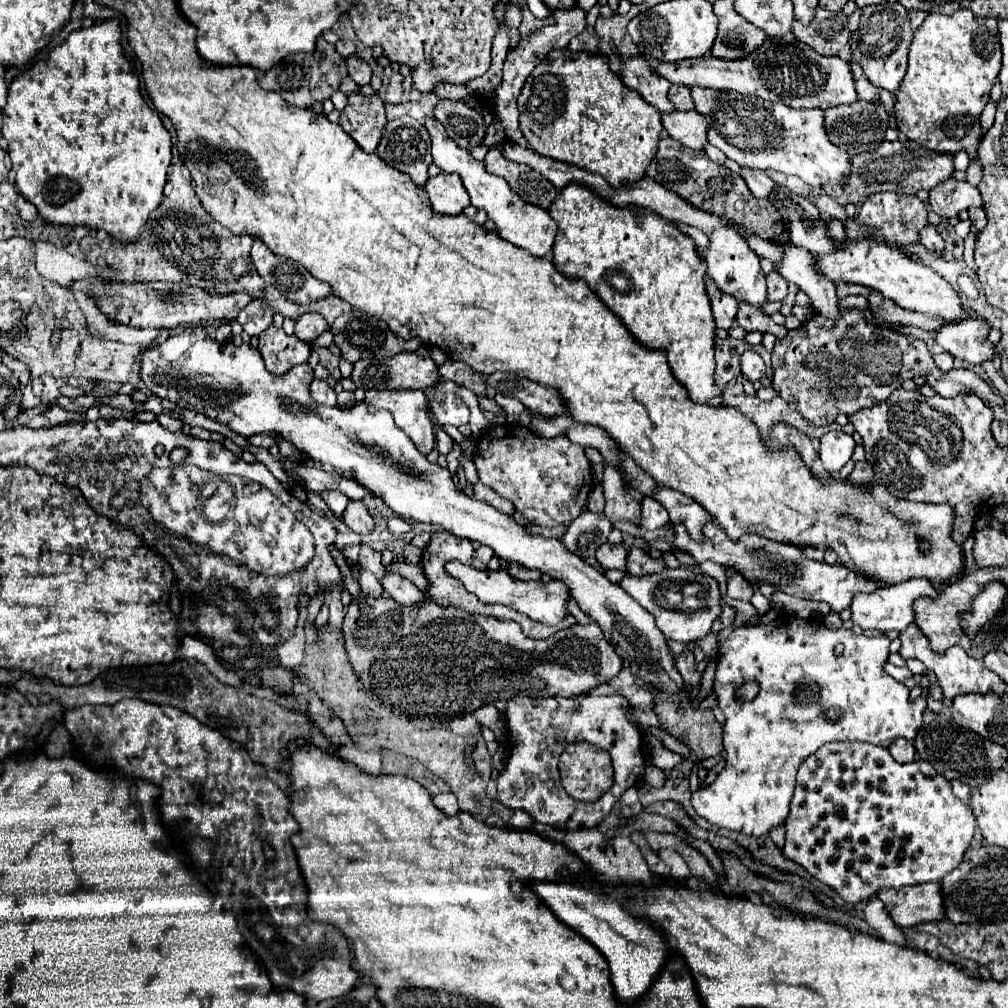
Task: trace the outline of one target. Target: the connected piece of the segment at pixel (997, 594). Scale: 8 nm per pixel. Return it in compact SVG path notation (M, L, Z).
M992 582L990 586L986 586L986 590L982 590L976 596L972 612L964 614L964 618L962 618L962 628L966 630L966 634L970 634L970 638L974 638L978 634L978 630L982 630L984 624L998 614L998 610L1002 608L1004 594L1006 592L1002 590L1002 584Z

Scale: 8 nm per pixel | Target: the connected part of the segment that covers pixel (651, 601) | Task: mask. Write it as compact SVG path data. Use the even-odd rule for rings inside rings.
M664 568L662 572L648 576L626 574L620 586L654 616L656 626L666 638L682 644L704 638L720 614L720 592L716 590L716 580L706 574L694 574L686 568ZM670 586L678 586L678 590L670 590Z

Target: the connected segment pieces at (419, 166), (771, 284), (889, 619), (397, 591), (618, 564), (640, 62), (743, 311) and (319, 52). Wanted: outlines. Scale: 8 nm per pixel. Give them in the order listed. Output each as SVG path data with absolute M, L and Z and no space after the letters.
M402 116L386 124L376 154L388 166L408 174L416 186L424 186L428 180L428 166L432 164L428 138L420 122Z
M770 272L768 276L766 276L766 286L768 286L768 294L766 294L766 298L768 298L768 302L780 302L780 300L784 300L786 298L786 292L788 292L788 282L778 274L778 272Z
M912 578L900 584L892 584L892 586L884 586L880 590L874 590L870 594L856 594L852 600L852 622L856 626L860 626L862 630L904 630L908 624L914 622L914 602L918 598L930 598L934 600L938 596L936 588L932 586L932 582L928 578Z
M388 572L382 578L382 586L396 602L402 602L404 606L410 606L412 602L422 602L424 600L424 594L410 580L406 580L400 574Z
M606 542L596 550L596 562L602 566L602 570L626 570L626 546L624 544L610 544Z
M634 54L624 60L620 78L630 90L636 90L648 104L652 104L660 112L670 112L674 108L666 98L670 84L664 78L654 78L654 74L650 74L650 64L642 56Z
M740 302L738 304L738 314L736 314L736 322L738 326L742 326L746 332L752 332L752 330L758 330L762 334L770 332L774 334L776 338L784 338L786 336L786 328L784 326L778 326L772 322L770 316L766 316L762 310L746 304L746 302Z
M322 36L316 40L316 50L310 54L290 54L286 58L282 58L272 70L268 70L266 74L262 74L262 82L260 86L264 90L272 90L278 92L288 104L296 106L296 108L310 108L314 102L322 102L326 98L330 98L342 78L346 76L346 62L344 58L336 52L334 44L328 44Z

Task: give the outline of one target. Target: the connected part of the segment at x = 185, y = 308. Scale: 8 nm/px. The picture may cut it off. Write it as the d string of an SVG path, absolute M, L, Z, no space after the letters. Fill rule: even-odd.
M82 278L72 282L70 288L82 290L88 298L96 302L96 308L110 320L118 324L128 324L134 328L178 328L178 326L200 326L214 320L236 320L238 312L252 302L250 294L238 292L228 296L210 296L194 286L170 286L168 292L158 292L150 284L116 284L104 282L102 278Z

